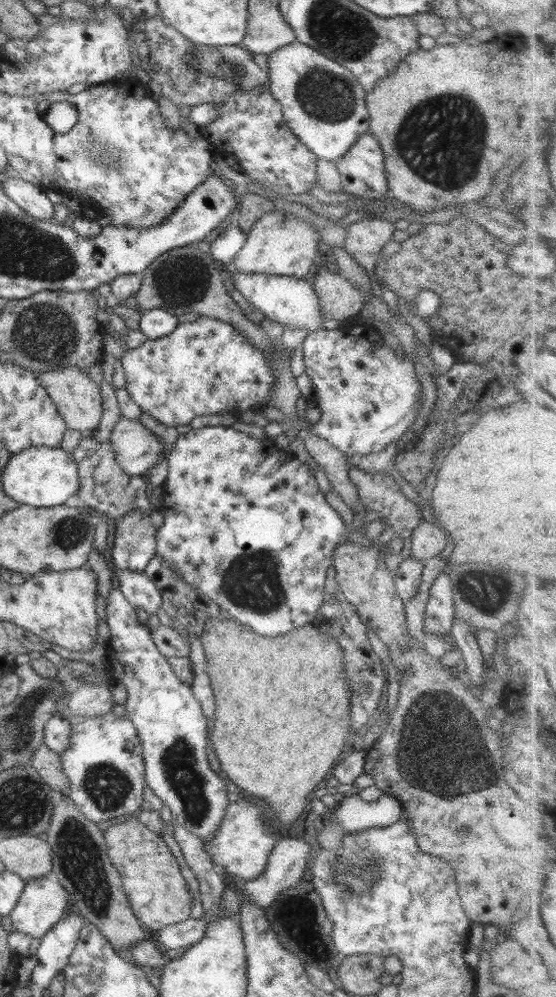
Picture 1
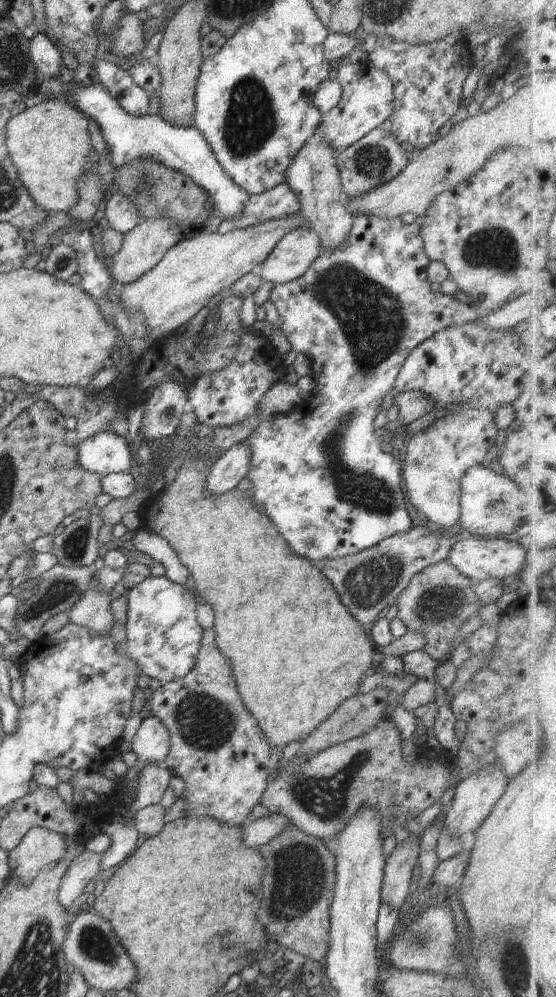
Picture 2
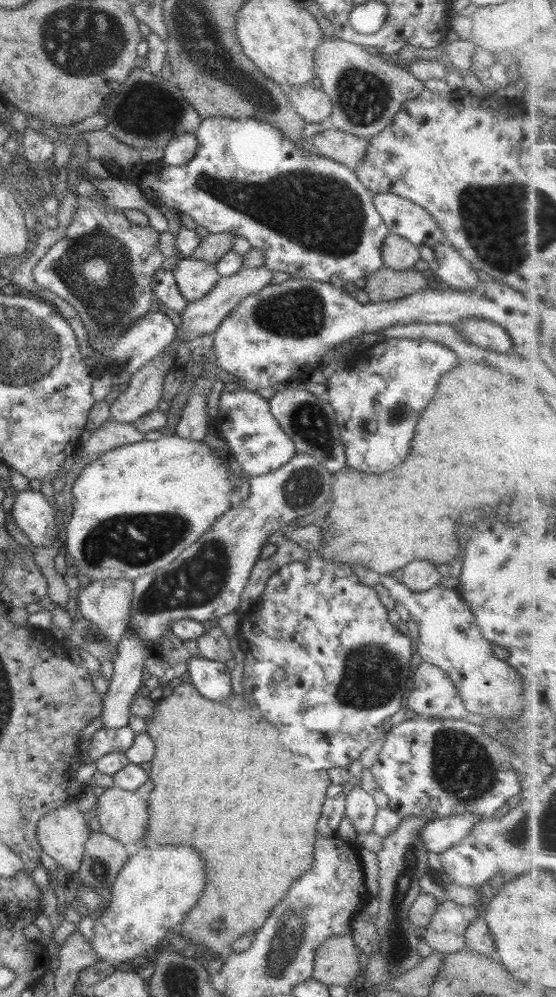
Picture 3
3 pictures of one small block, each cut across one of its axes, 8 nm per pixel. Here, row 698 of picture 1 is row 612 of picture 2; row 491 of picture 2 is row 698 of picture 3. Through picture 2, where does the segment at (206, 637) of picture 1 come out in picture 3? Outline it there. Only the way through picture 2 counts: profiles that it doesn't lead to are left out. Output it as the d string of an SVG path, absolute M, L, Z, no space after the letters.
M182 683L174 688L171 696L161 697L157 694L156 697L156 710L152 716L146 716L146 733L152 738L155 746L154 757L152 757L149 778L150 782L154 784L151 793L145 796L148 801L148 827L146 827L146 835L144 835L144 842L146 845L160 844L164 846L164 842L170 844L186 844L192 850L196 850L200 854L200 858L204 860L206 866L206 888L204 894L200 896L200 900L196 902L196 906L190 910L190 914L186 916L186 922L182 924L180 934L190 940L190 944L202 944L206 946L211 953L214 953L216 961L230 951L230 946L234 941L241 937L243 934L254 933L261 928L266 918L270 916L272 908L276 904L280 904L290 890L290 884L296 882L300 876L310 870L314 862L314 842L316 842L316 824L320 814L322 814L322 806L326 800L326 789L330 786L331 778L329 772L326 770L310 770L310 766L300 766L300 762L308 762L302 758L296 758L286 744L282 742L282 736L278 730L269 724L262 711L256 707L253 708L254 702L247 701L246 699L238 696L232 692L226 700L222 702L210 700L202 696L196 687L191 683Z

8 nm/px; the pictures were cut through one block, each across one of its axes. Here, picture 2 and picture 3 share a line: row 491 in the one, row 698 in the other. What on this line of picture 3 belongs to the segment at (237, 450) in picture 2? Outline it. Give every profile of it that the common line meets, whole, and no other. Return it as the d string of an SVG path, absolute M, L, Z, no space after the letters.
M192 657L186 665L191 683L202 696L222 702L232 694L232 678L224 662Z

